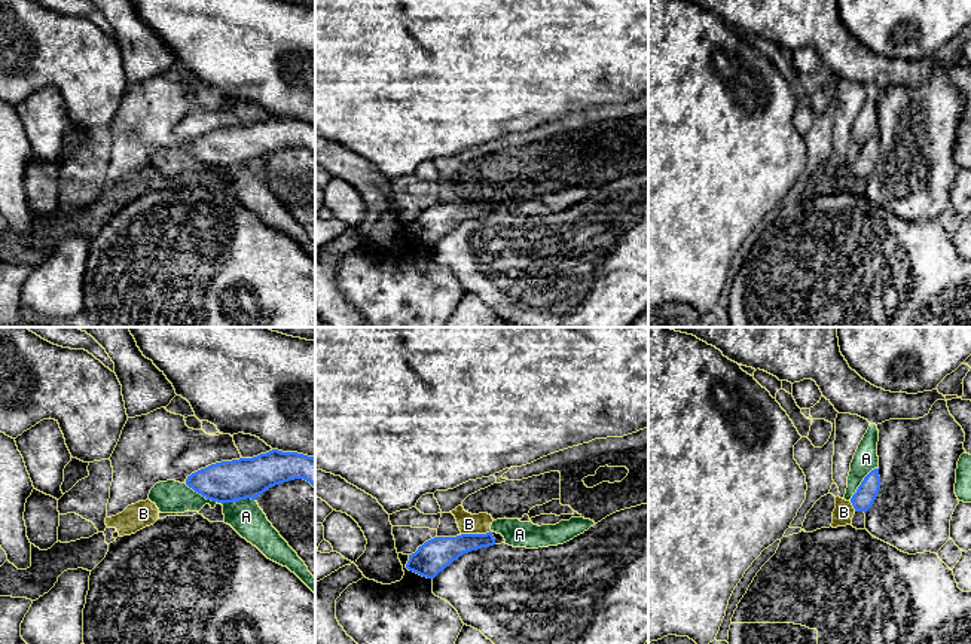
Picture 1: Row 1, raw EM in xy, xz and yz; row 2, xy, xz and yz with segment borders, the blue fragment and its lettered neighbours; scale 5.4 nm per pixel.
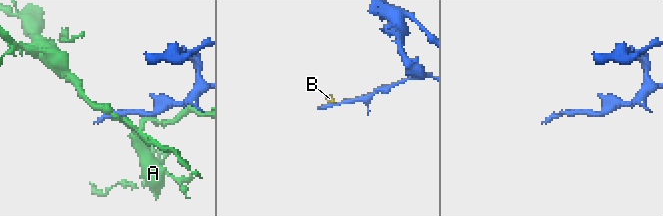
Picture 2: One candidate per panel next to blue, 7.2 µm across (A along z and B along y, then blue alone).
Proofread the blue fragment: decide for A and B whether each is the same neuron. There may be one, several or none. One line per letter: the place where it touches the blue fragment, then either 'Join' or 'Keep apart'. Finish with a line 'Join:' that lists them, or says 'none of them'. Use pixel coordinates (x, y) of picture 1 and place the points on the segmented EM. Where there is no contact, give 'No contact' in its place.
A: Touches blue at xy (220, 501). Keep apart
B: Touches blue at xz (475, 534). Keep apart
Join: none of them

